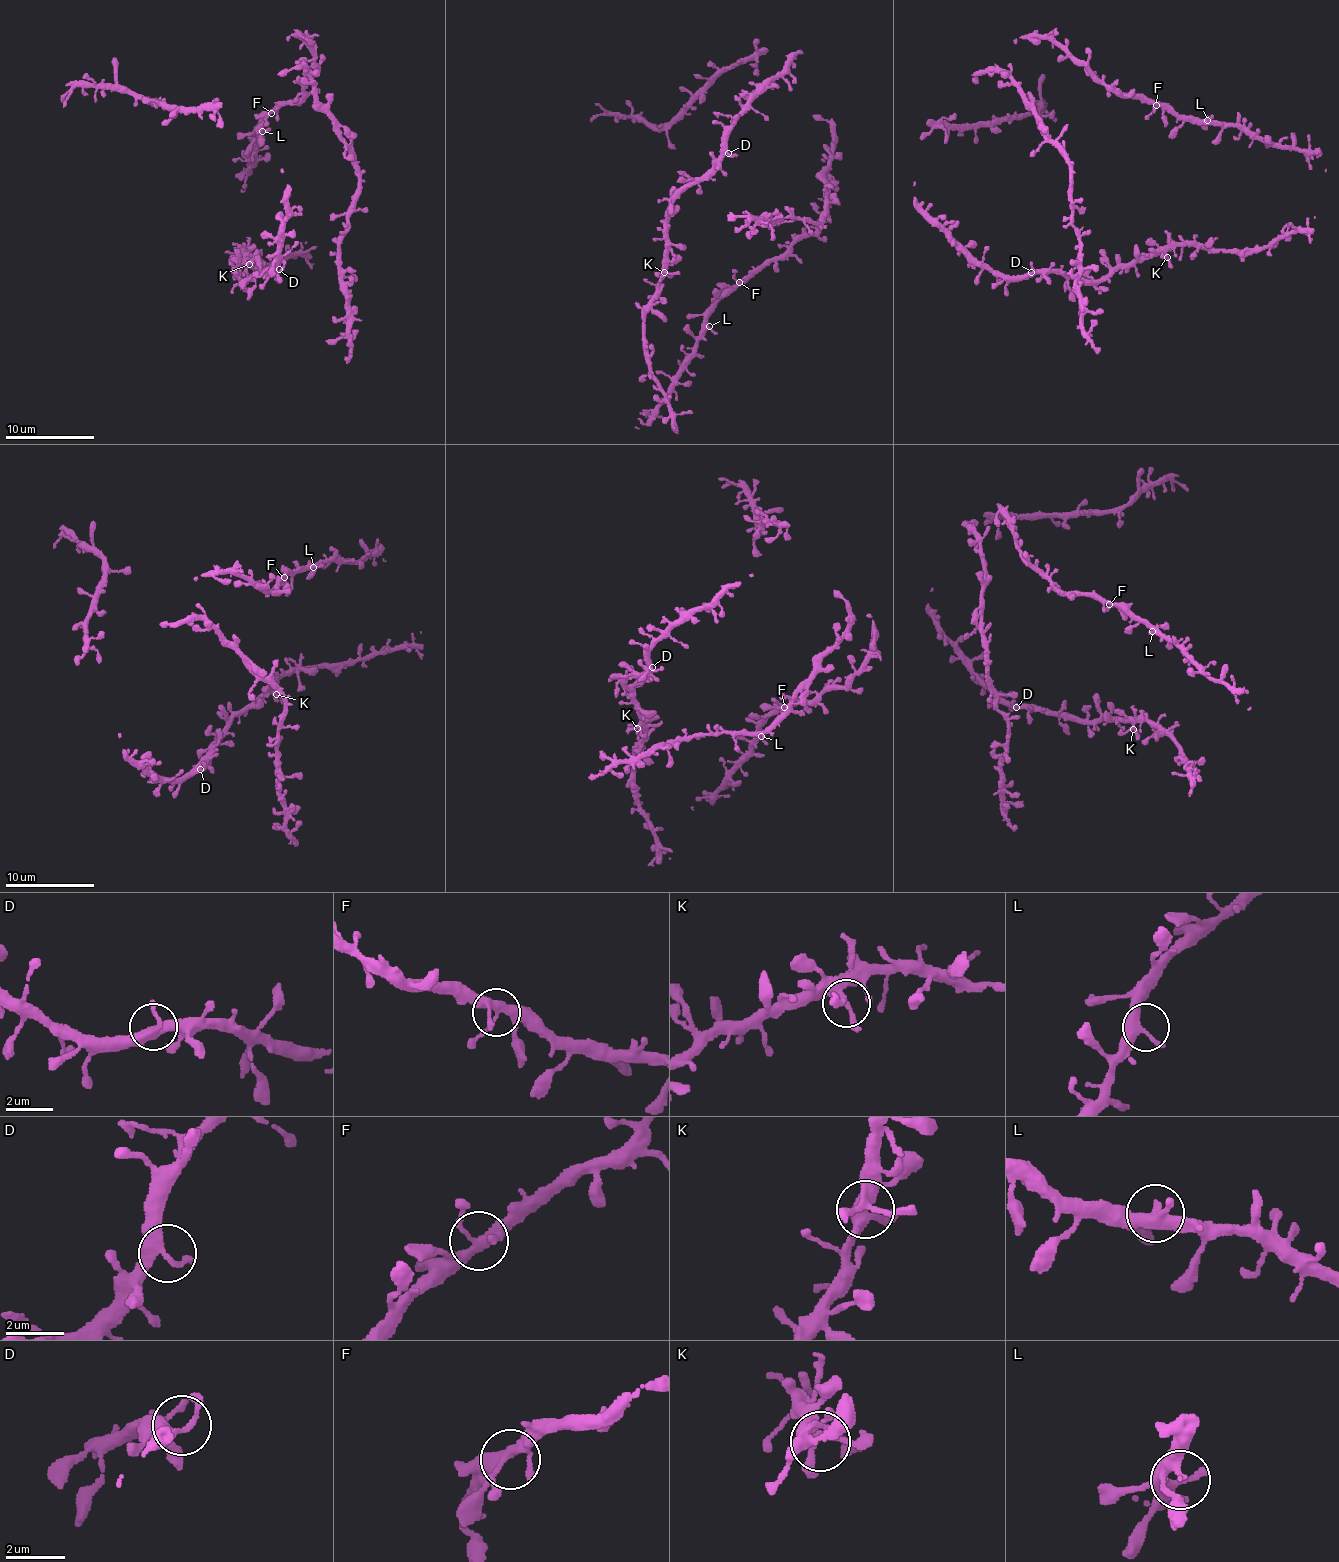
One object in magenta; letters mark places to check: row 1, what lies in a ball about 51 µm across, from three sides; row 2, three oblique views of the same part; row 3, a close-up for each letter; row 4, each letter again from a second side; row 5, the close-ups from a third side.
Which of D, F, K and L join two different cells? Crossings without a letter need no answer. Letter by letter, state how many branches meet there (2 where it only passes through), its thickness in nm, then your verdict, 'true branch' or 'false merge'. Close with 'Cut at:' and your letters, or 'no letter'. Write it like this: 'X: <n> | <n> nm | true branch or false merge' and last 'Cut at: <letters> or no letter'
D: 3 | 280 nm | true branch
F: 4 | 300 nm | true branch
K: 3 | 240 nm | true branch
L: 2 | 440 nm | true branch
Cut at: no letter

